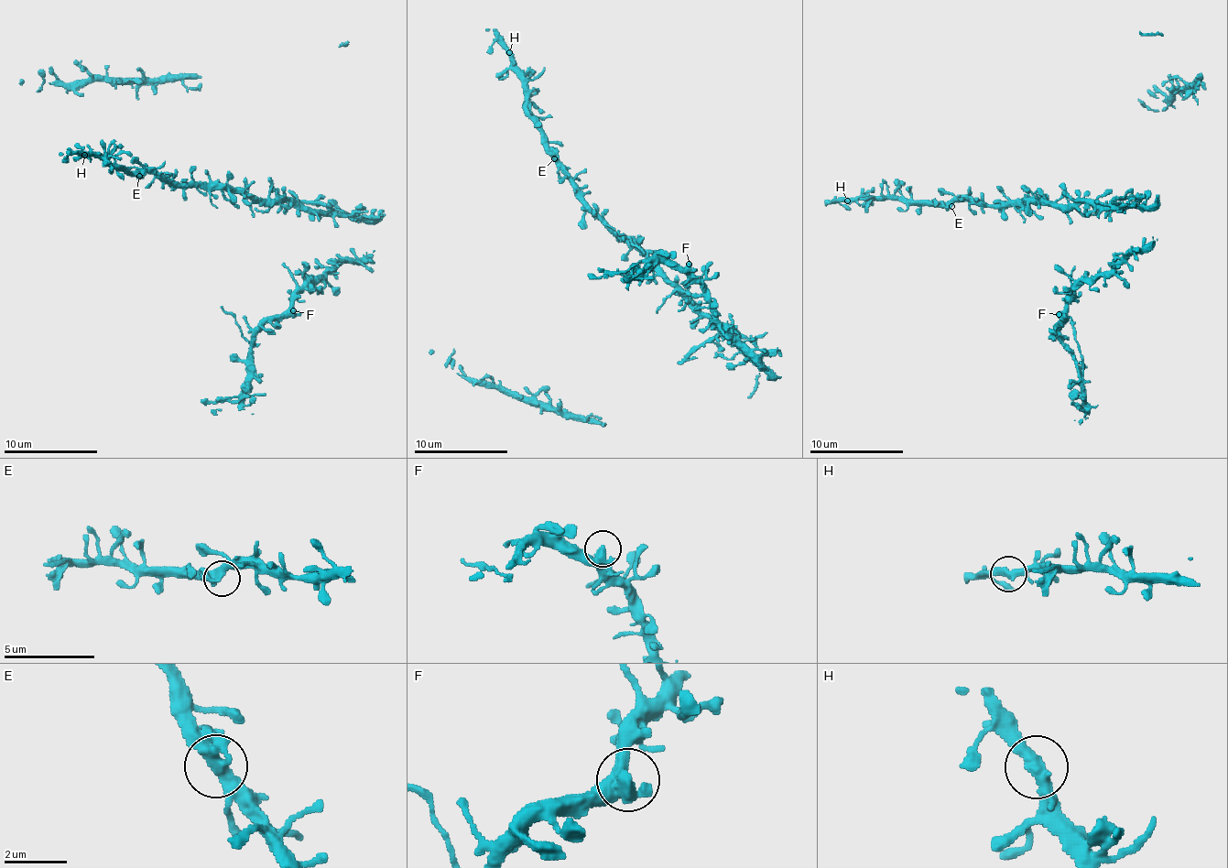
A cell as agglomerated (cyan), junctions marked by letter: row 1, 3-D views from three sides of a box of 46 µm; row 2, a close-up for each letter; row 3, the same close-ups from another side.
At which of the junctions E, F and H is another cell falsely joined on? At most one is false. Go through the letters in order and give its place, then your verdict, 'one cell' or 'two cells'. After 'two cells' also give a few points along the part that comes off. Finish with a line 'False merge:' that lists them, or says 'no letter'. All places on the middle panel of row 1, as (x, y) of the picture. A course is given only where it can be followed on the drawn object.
E: place (554, 158); one cell
F: place (689, 264); one cell
H: place (509, 52); one cell
False merge: no letter

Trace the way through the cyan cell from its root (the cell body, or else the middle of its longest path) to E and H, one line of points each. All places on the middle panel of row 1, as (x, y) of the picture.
E: (713, 323), (628, 239), (622, 239), (605, 222), (584, 200), (582, 190), (569, 173), (554, 158)
H: (713, 323), (584, 200), (582, 190), (546, 145), (546, 134), (527, 104), (527, 79), (513, 65), (508, 53)

